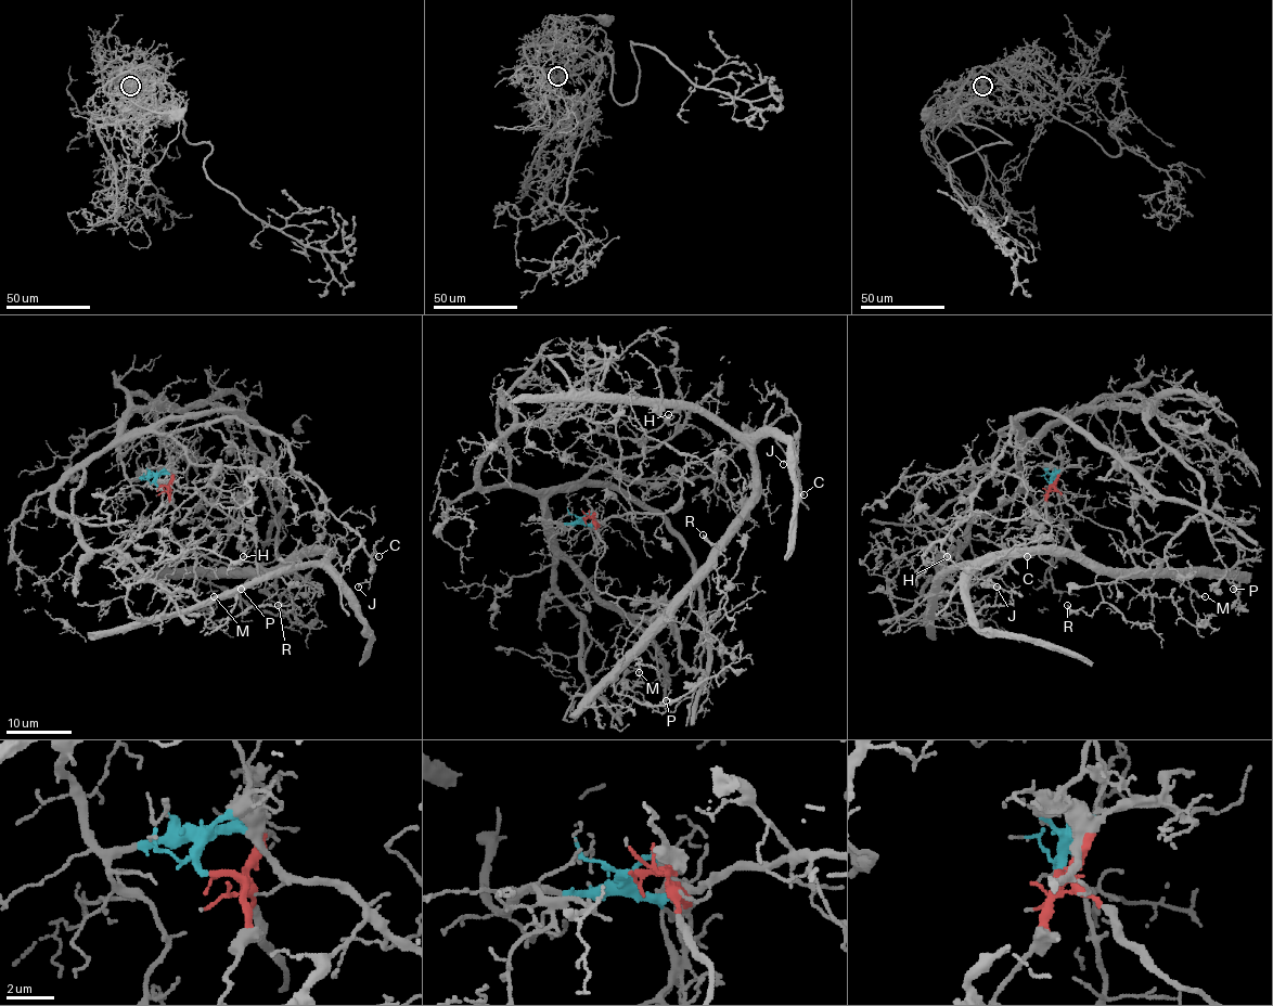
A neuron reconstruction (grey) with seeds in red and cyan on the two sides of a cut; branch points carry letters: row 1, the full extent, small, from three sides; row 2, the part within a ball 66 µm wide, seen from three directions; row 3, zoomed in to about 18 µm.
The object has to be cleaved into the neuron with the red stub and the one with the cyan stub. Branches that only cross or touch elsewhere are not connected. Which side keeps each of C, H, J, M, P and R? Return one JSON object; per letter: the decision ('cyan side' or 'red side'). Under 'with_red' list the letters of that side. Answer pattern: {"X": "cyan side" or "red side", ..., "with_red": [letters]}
{"C": "cyan side", "H": "cyan side", "J": "cyan side", "M": "red side", "P": "red side", "R": "red side", "with_red": ["M", "P", "R"]}

